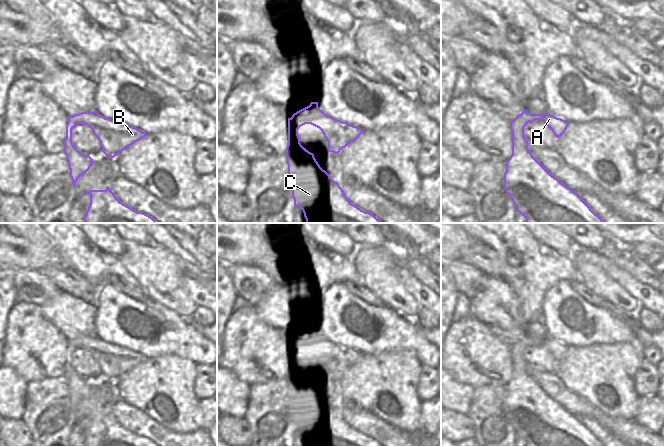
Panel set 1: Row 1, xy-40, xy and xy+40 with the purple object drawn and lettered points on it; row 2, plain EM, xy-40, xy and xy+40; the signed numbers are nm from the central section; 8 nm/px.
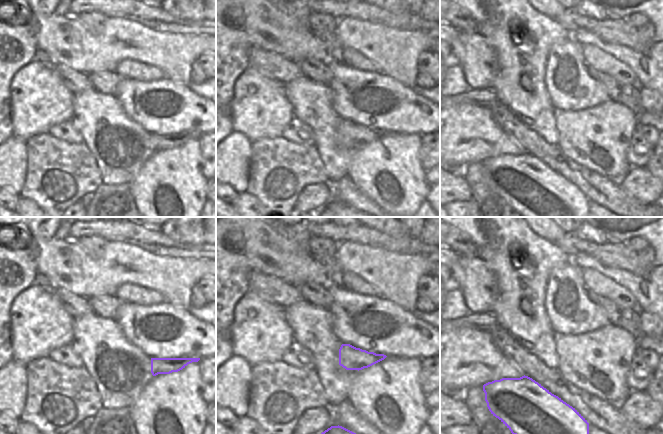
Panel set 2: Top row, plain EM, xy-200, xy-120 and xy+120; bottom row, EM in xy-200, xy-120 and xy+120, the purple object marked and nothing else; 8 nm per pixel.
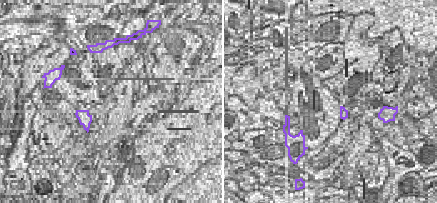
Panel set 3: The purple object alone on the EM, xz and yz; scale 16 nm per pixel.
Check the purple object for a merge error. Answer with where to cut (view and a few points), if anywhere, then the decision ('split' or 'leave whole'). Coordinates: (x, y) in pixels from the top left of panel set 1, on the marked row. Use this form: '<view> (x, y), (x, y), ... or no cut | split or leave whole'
xy+40 (512, 139), (517, 139), (523, 145), (526, 144) | split

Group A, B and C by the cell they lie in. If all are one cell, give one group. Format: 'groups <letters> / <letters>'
groups A B / C

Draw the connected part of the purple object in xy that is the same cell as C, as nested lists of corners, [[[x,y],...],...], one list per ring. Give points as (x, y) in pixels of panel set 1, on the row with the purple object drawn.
[[[288,140],[286,147],[286,163],[288,165],[288,181],[292,189],[294,206],[299,206],[306,219],[306,223],[383,223],[376,216],[365,212],[355,206],[345,195],[342,188],[330,175],[323,170],[316,161],[314,154],[302,145],[299,146],[295,140]]]

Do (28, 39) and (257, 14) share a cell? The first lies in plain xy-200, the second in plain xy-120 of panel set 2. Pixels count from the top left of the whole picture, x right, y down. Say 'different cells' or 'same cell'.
different cells

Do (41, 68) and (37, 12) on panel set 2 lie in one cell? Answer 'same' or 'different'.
different

